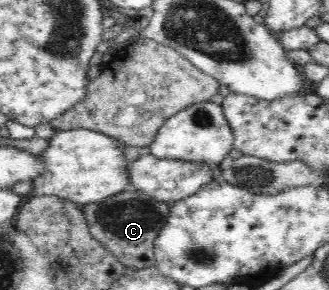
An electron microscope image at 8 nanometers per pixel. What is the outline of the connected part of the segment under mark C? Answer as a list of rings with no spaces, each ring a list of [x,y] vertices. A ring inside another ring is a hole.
[[[136,189],[112,195],[102,202],[83,205],[90,234],[128,268],[155,266],[154,241],[170,212],[168,203],[150,198]]]

